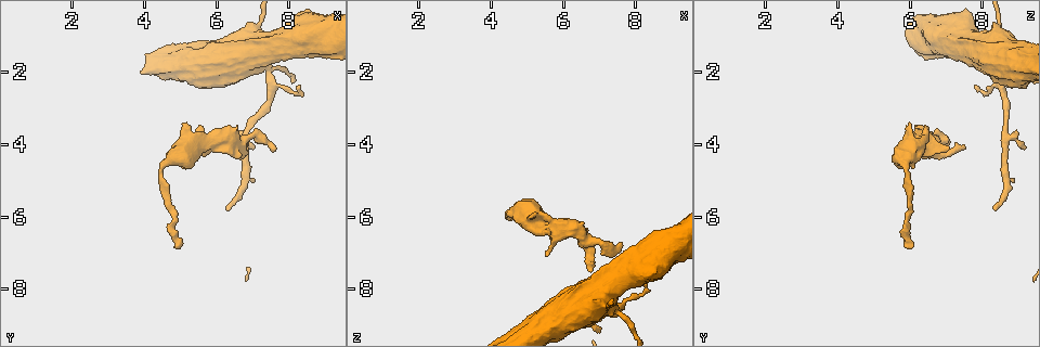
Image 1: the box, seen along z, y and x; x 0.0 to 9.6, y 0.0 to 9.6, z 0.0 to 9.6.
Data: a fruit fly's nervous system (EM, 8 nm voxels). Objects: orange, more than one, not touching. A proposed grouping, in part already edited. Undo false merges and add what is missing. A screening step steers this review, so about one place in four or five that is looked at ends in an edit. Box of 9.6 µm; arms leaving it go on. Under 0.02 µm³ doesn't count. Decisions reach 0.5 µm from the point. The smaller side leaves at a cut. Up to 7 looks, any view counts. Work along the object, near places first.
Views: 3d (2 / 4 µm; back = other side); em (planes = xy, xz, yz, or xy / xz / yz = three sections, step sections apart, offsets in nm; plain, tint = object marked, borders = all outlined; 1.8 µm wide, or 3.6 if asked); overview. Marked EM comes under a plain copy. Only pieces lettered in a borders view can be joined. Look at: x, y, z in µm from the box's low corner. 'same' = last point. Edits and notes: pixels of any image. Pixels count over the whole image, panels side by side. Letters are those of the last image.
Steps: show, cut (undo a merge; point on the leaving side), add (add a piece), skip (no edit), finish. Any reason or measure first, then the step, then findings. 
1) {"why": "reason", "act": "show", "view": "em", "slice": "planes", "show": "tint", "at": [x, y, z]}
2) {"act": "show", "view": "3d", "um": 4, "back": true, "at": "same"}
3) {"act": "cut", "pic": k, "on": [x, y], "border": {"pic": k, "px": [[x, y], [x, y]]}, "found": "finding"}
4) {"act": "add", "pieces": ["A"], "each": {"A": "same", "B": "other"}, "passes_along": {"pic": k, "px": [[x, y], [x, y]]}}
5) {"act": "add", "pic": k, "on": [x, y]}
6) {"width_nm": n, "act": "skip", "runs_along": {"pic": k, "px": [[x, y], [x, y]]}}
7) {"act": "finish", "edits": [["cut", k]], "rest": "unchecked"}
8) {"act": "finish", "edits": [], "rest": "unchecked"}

{"why": "thin end", "act": "show", "view": "3d", "um": 2, "at": [4.80, 6.85, 6.05]}

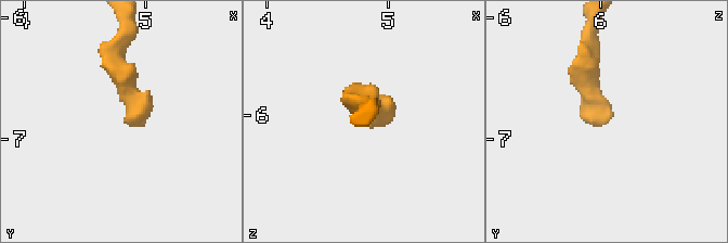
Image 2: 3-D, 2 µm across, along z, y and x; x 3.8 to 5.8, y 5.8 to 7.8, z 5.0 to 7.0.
{"act": "show", "view": "em", "slice": "planes", "show": "borders", "at": [4.88, 6.88, 6.04]}

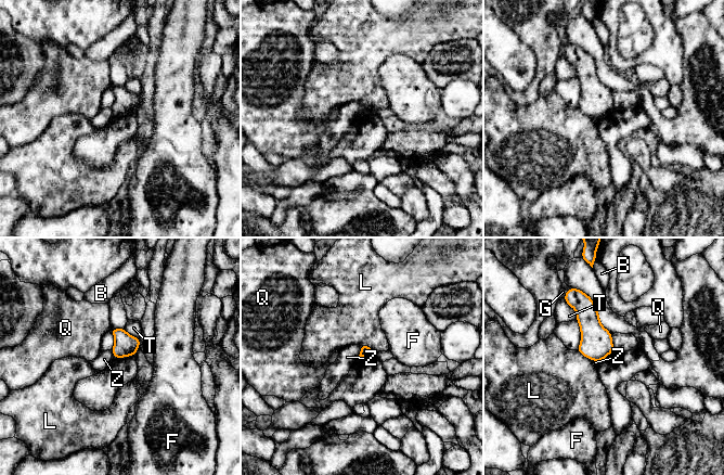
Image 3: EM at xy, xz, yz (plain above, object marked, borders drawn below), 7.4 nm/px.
{"width_nm": 80, "act": "skip", "each": {"B": "other", "F": "other", "G": "other", "L": "other", "Q": "other", "T": "other", "Z": "other"}, "border": {"pic": 3, "px": [[361, 346], [358, 357]]}, "found": "no lettered piece goes on from it"}

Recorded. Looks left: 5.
{"why": "branch stops here", "act": "show", "view": "3d", "um": 4, "at": [6.25, 5.80, 8.40]}

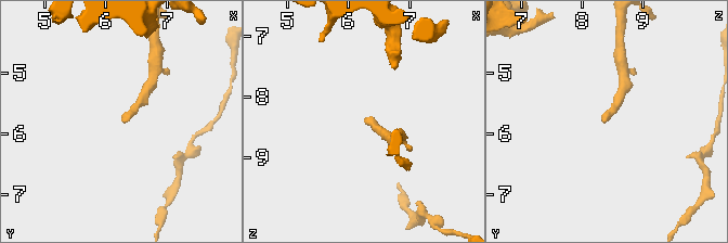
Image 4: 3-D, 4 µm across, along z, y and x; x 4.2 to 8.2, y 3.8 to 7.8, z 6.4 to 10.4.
{"why": "need the tissue", "act": "show", "view": "em", "slice": "xy", "step": 8, "show": "tint", "at": [6.35, 5.85, 8.40]}

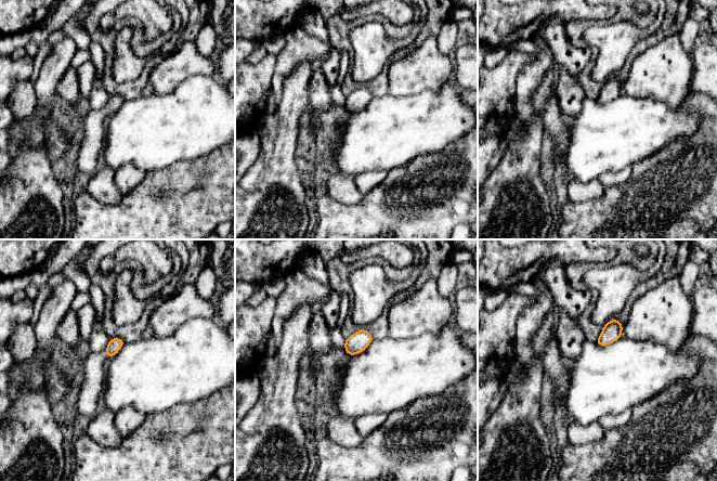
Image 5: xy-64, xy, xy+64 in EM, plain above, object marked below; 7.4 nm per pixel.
{"why": "another direction", "act": "show", "view": "em", "slice": "planes", "show": "borders", "at": "same"}

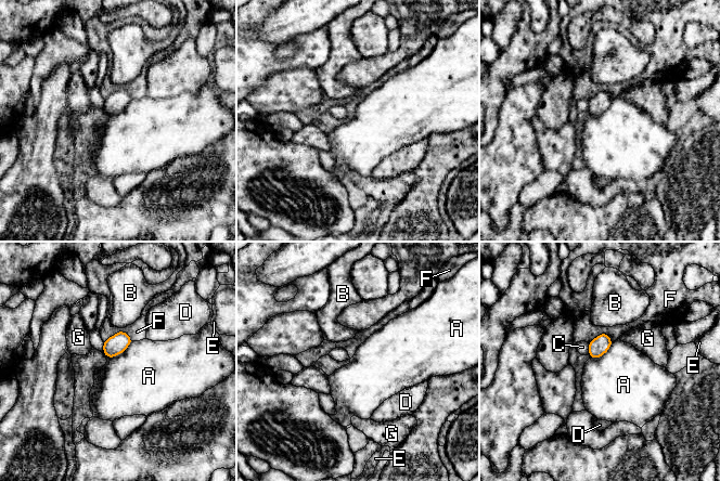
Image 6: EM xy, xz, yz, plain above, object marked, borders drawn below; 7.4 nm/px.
{"act": "skip", "each": {"A": "other", "B": "other", "C": "other", "D": "other", "E": "other", "F": "other", "G": "other"}, "border": {"pic": 6, "px": [[132, 341], [118, 354], [105, 356]]}, "found": "none of them fits"}

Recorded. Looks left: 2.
{"why": "branch stops here", "act": "show", "view": "3d", "um": 2, "at": [7.65, 4.15, 6.80]}

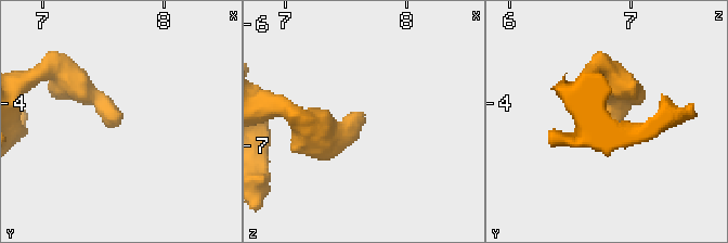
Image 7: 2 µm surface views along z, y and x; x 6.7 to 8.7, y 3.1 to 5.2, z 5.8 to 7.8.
{"act": "show", "view": "em", "slice": "planes", "show": "borders", "at": [7.64, 4.14, 6.80]}

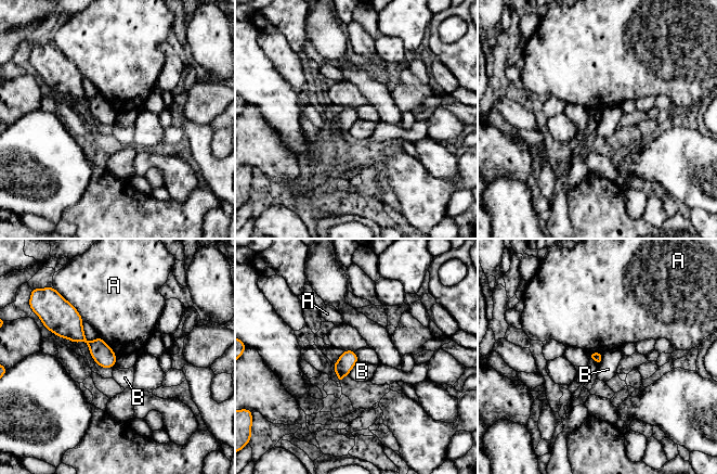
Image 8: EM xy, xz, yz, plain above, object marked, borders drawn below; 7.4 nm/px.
{"act": "skip", "each": {"A": "other", "B": "other"}, "runs_along": {"pic": 8, "px": [[59, 327], [70, 328], [112, 362]]}, "found": "no lettered piece goes on from it"}

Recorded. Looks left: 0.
{"act": "finish", "edits": [], "rest": "unchecked"}

